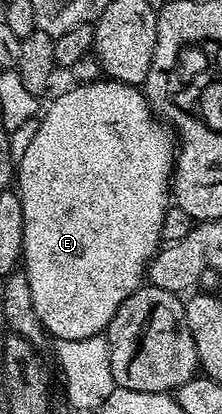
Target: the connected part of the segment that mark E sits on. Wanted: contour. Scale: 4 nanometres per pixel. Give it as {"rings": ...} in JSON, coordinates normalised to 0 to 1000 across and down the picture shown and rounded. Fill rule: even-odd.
{"rings":[[[437,193],[387,203],[342,203],[329,217],[270,227],[194,268],[153,333],[117,360],[117,372],[81,389],[81,466],[108,524],[108,611],[99,650],[135,676],[135,715],[153,715],[153,754],[171,754],[203,800],[239,819],[369,821],[374,814],[464,809],[505,778],[523,746],[577,722],[653,679],[671,633],[707,604],[725,601],[730,527],[766,495],[766,442],[793,389],[797,345],[770,312],[694,273],[631,208],[563,198]]]}

